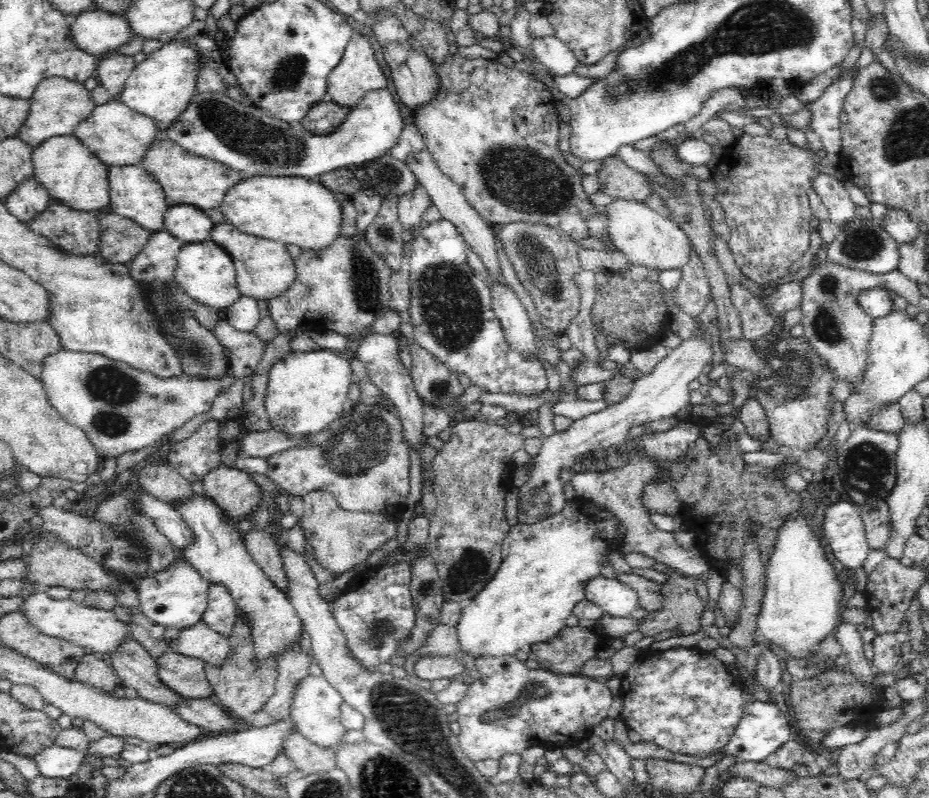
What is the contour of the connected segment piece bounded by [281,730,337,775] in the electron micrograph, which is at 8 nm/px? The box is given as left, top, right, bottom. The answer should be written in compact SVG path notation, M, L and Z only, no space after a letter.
M294 730L282 744L282 752L289 758L292 768L309 773L327 773L337 767L333 750L322 750L298 731Z

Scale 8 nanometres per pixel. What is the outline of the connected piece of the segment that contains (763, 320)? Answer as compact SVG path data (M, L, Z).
M729 283L731 304L734 305L740 321L742 333L746 341L763 343L761 337L770 334L775 319L770 316L759 302L759 299L740 284Z

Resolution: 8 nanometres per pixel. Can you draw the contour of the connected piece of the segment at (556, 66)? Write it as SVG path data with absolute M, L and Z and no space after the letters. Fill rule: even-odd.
M553 36L532 38L531 49L536 59L551 72L552 75L566 75L573 73L578 66L574 53L568 45Z

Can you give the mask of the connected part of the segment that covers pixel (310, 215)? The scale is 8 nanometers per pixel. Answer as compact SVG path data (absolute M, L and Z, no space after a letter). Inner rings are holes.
M261 176L240 180L238 184L226 190L219 209L226 216L226 223L244 234L312 251L330 247L340 235L343 222L342 206L336 195L319 180L310 180L306 177Z

